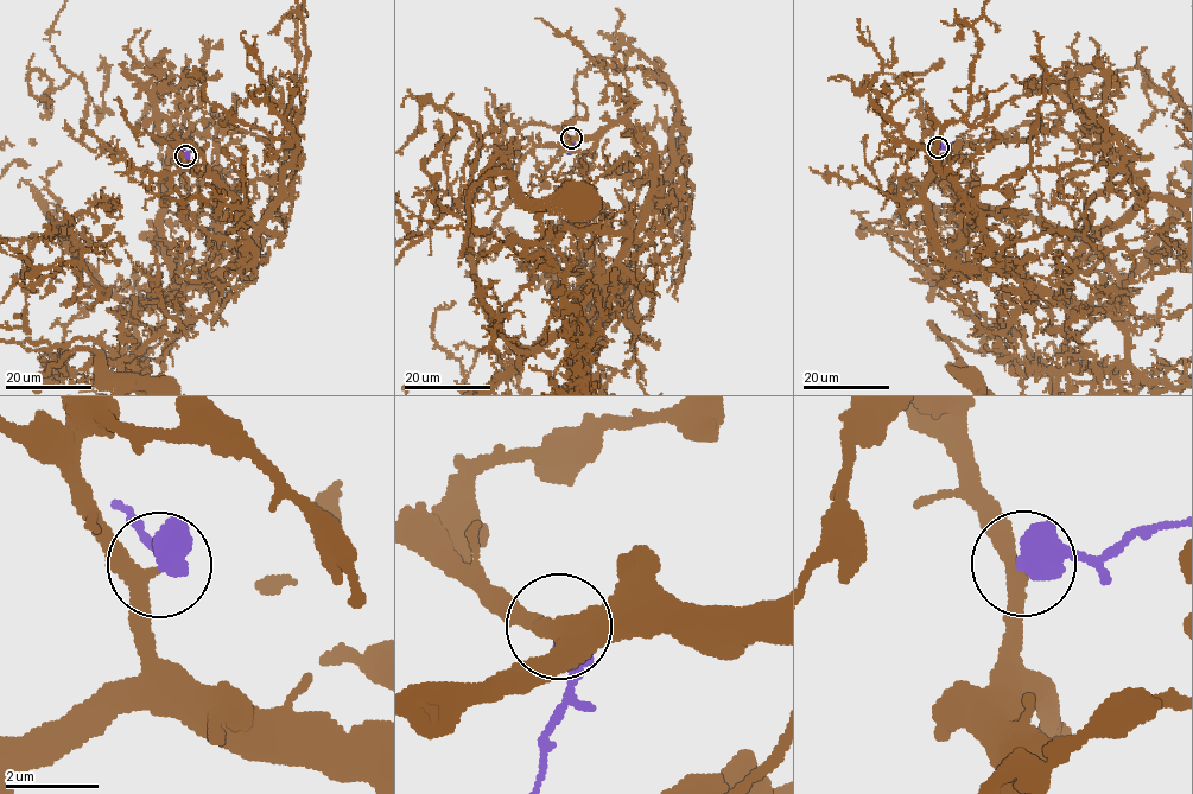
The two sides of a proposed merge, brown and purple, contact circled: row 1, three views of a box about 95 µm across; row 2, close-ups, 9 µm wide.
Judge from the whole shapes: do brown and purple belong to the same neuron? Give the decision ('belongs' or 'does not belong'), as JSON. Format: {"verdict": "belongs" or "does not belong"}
{"verdict": "belongs"}

